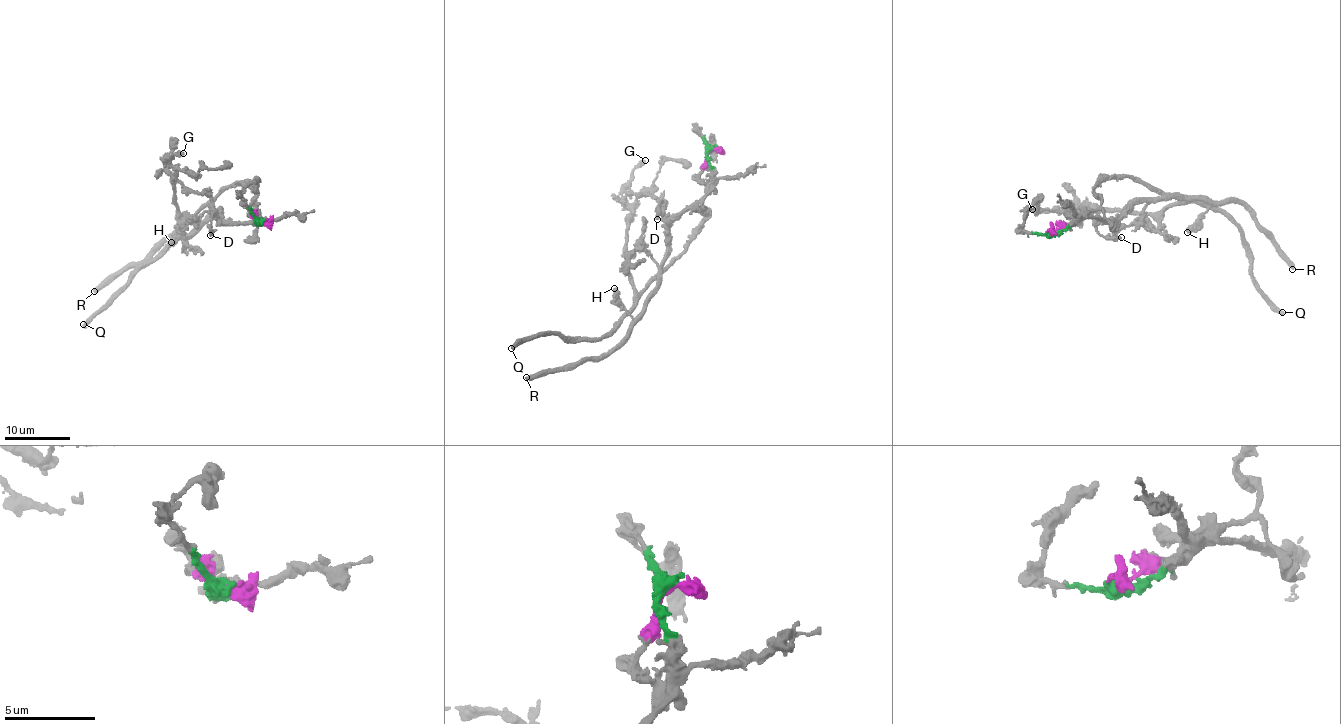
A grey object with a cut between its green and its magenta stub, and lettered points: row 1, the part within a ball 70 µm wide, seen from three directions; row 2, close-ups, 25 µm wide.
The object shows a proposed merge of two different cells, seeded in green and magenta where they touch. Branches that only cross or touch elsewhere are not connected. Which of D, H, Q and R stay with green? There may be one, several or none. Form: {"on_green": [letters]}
{"on_green": ["D", "H", "R"]}

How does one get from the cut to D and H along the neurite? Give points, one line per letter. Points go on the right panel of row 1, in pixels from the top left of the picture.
D: (1050, 233), (1065, 231), (1088, 217), (1112, 223), (1099, 222), (1096, 230), (1103, 235), (1121, 237)
H: (1050, 233), (1065, 231), (1086, 218), (1109, 221), (1135, 204), (1177, 196), (1209, 205), (1187, 232)

